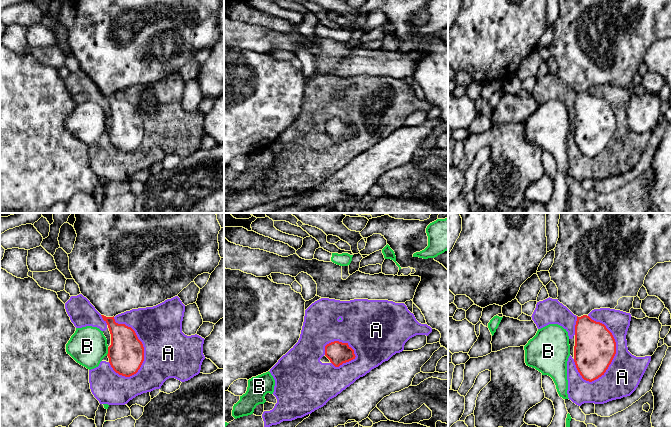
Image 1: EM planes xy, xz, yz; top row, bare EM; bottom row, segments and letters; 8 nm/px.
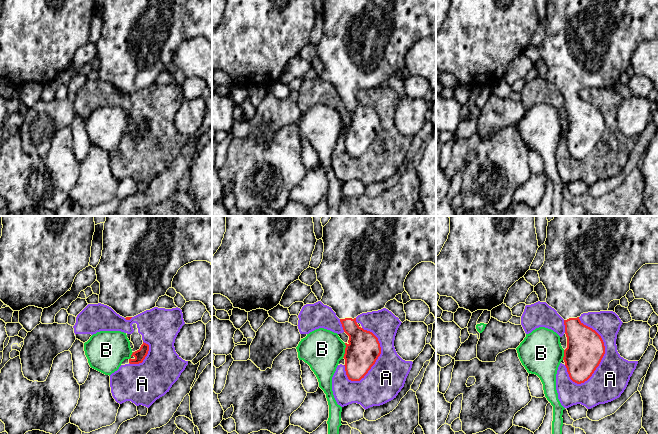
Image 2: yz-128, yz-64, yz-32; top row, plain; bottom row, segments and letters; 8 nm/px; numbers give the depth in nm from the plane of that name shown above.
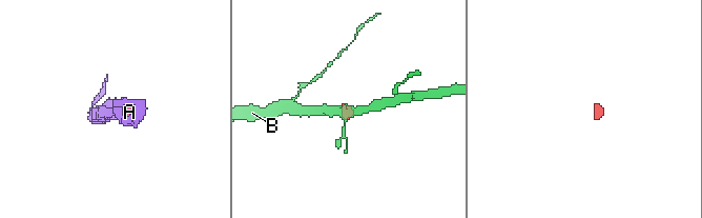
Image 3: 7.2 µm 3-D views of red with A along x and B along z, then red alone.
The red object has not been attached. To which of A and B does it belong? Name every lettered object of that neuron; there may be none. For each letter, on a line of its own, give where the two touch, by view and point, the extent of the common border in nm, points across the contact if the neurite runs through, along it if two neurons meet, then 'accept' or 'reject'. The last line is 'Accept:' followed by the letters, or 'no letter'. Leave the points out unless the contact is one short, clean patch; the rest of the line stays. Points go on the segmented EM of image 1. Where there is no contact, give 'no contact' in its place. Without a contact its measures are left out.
A: contact yz (615, 347); length 550 nm; reject
B: contact xy (108, 351); length 70 nm; border xy (108, 347), (106, 355); reject
Accept: no letter

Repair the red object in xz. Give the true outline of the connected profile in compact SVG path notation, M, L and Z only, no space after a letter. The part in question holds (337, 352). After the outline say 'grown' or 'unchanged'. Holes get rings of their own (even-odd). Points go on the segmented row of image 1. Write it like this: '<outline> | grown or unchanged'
M334 341L325 346L325 356L335 366L339 367L343 363L355 359L354 350L348 343Z | unchanged

